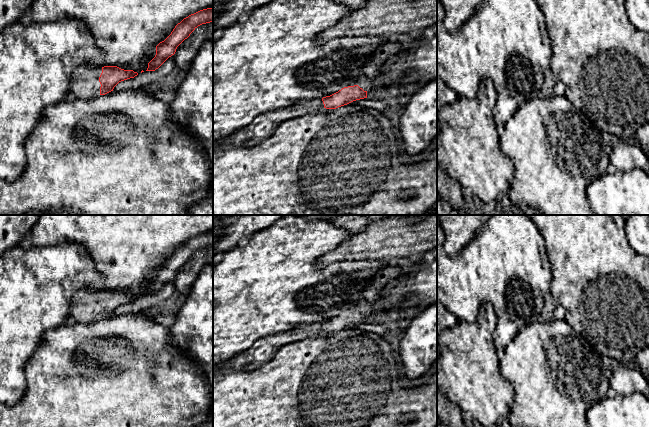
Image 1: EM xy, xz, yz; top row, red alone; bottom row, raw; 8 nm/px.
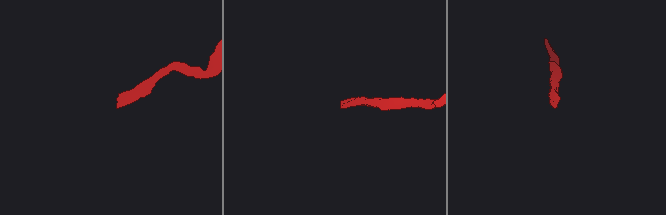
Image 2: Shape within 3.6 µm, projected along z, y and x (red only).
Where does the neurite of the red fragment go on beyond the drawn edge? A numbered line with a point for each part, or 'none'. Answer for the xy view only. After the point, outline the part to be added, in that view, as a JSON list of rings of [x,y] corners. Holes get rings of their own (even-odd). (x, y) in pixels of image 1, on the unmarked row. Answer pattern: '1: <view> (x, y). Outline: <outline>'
1: xy (85, 307). Outline: [[[81,290],[77,292],[73,299],[69,311],[69,323],[87,323],[100,320],[99,301],[102,292],[91,292]]]

